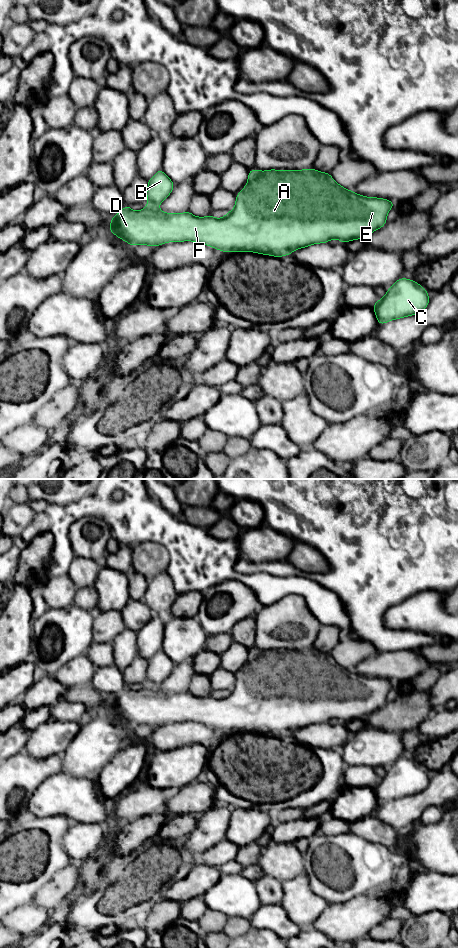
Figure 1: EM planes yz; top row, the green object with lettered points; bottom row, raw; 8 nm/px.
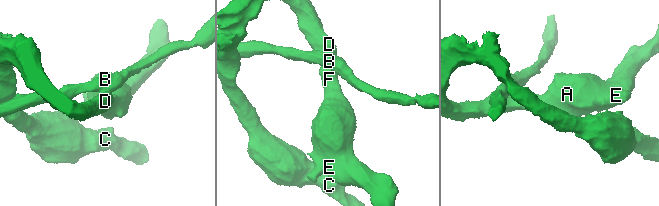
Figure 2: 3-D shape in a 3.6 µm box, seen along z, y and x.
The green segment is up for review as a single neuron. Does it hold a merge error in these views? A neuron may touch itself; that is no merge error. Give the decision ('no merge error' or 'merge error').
merge error

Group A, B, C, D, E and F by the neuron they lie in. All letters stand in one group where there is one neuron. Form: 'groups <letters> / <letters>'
groups A C D E F / B

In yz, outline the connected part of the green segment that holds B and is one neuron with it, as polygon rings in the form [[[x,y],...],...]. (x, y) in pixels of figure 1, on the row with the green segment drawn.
[[[158,170],[155,175],[148,180],[146,190],[147,204],[159,206],[171,194],[174,186],[175,184],[163,170]]]

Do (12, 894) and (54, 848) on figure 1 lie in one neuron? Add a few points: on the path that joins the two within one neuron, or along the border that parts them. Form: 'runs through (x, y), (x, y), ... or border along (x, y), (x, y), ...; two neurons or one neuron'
runs through (27, 891), (50, 871), (54, 863); one neuron

